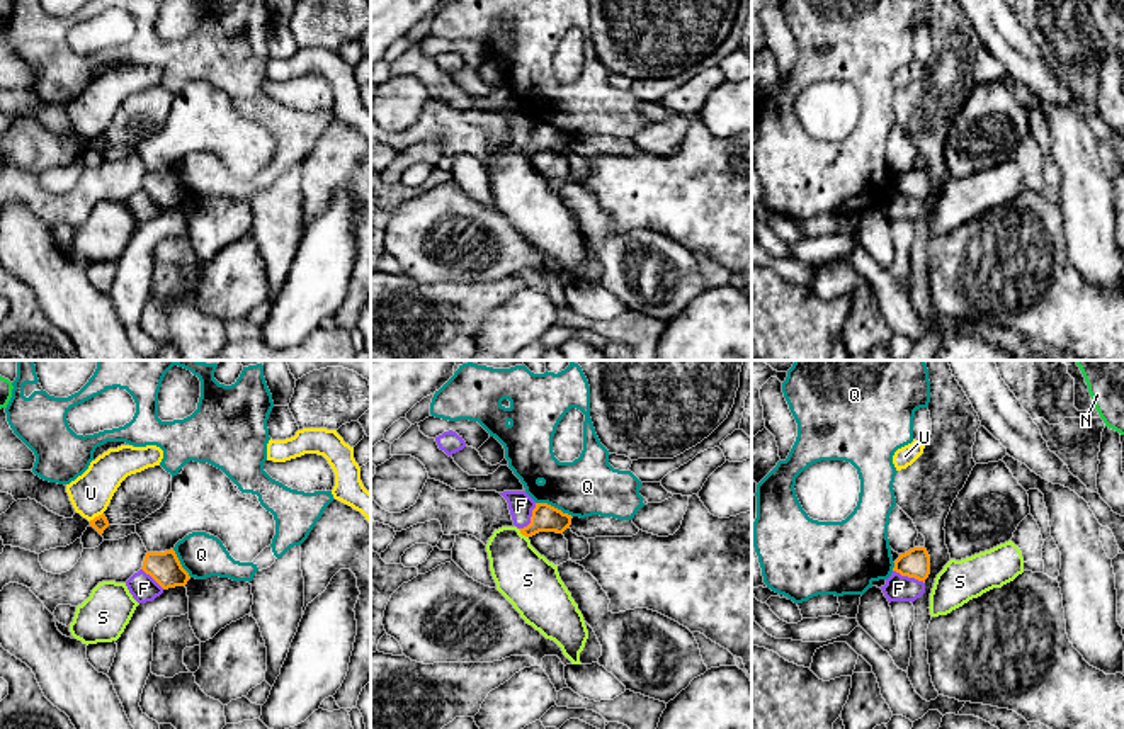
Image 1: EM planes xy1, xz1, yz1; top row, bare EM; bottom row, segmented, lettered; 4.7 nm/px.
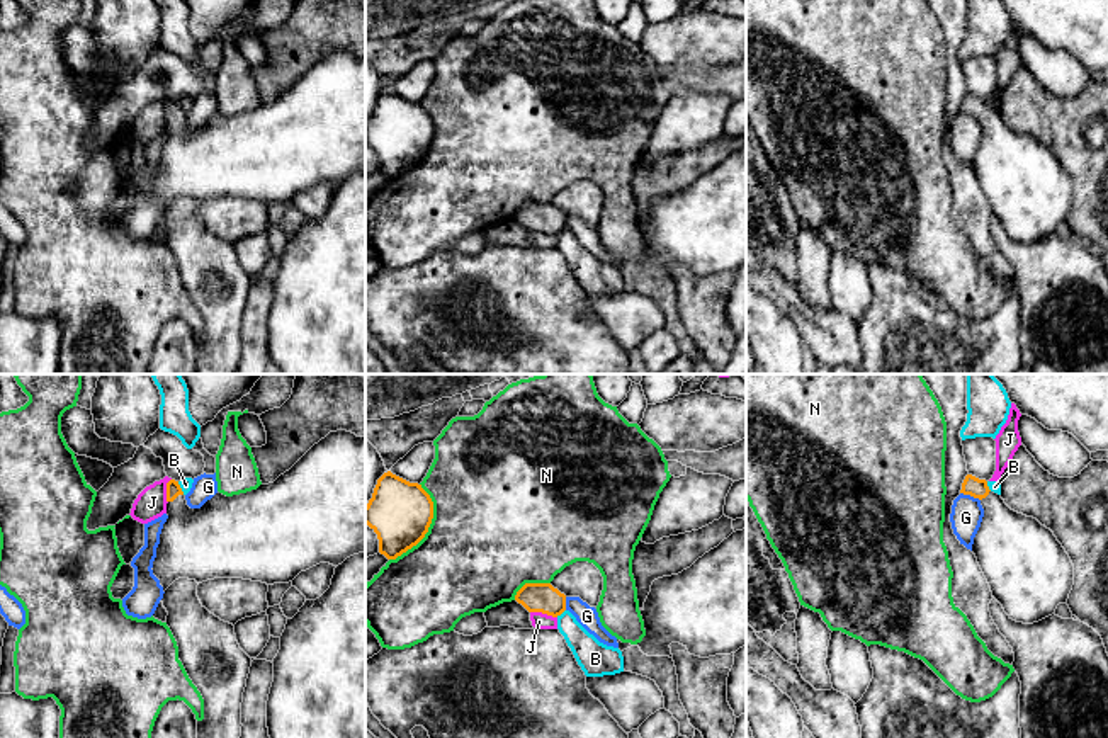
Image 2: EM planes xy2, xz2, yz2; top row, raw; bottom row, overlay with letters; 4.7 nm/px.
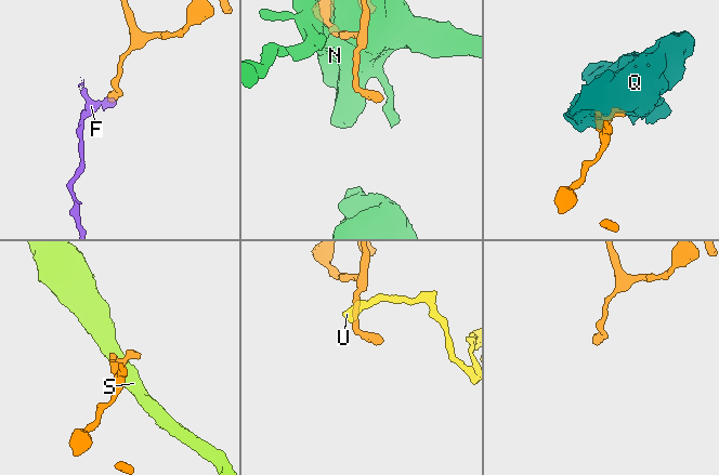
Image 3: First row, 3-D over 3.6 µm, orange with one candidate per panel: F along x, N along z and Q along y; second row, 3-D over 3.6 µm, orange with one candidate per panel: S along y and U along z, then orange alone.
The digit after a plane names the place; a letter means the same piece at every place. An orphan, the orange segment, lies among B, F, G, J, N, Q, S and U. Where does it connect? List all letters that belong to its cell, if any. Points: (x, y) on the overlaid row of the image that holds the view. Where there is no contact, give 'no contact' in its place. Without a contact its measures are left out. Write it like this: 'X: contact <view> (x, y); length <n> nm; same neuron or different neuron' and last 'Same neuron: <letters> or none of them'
B: contact xz2 (559, 614); length 60 nm; different neuron
F: contact yz1 (908, 576); length 170 nm; different neuron
G: contact yz2 (971, 495); length 100 nm; different neuron
J: contact xz2 (544, 613); length 130 nm; different neuron
N: contact xz2 (429, 526); length 400 nm; different neuron
Q: contact xz1 (553, 507); length 190 nm; different neuron
S: contact xz1 (522, 534); length 70 nm; different neuron
U: contact xy1 (96, 517); length 80 nm; different neuron
Same neuron: none of them

